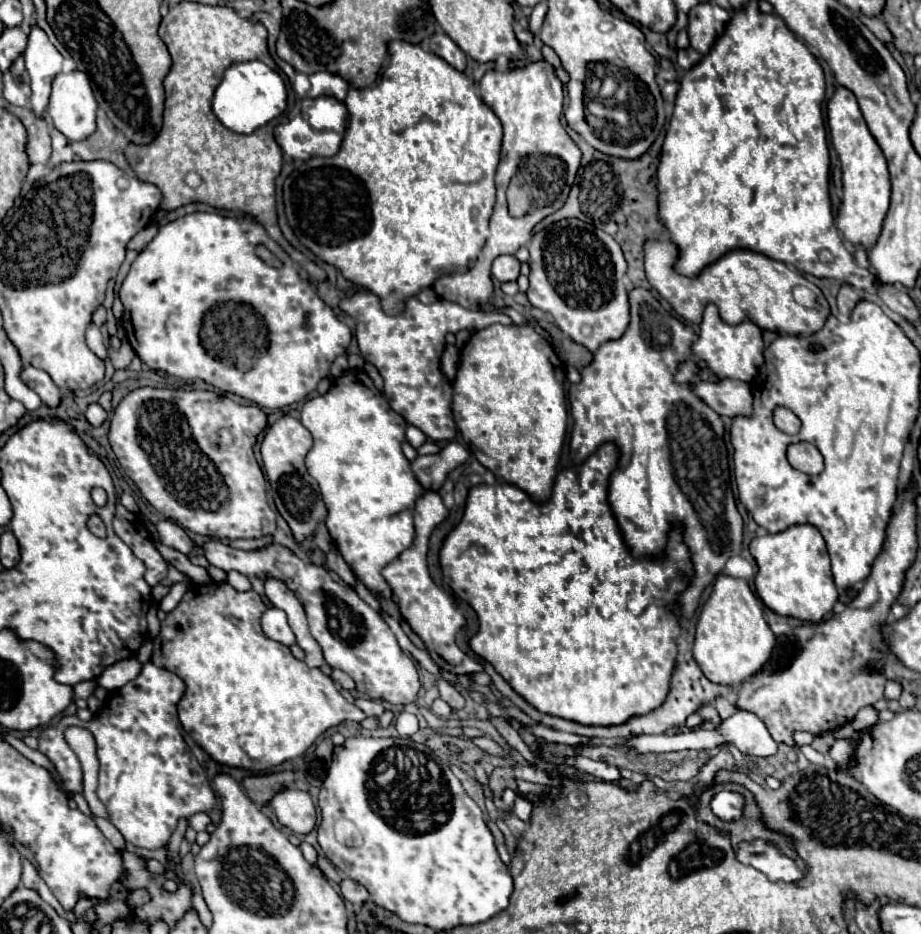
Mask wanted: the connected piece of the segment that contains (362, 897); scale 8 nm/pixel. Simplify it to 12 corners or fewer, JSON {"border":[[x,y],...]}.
{"border":[[353,879],[339,883],[343,899],[363,905],[369,899],[367,889]]}

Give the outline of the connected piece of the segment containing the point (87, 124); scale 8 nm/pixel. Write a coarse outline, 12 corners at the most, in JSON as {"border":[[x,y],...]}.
{"border":[[83,71],[59,73],[47,113],[71,141],[95,131],[97,101]]}

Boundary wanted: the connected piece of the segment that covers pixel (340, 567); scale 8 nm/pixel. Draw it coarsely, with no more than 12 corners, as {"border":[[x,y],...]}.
{"border":[[337,549],[326,554],[326,566],[355,589],[355,577]]}

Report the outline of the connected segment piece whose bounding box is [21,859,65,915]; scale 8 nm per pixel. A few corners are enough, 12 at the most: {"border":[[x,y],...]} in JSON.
{"border":[[23,859],[21,883],[35,889],[43,901],[65,915],[61,903],[45,885],[35,865]]}

